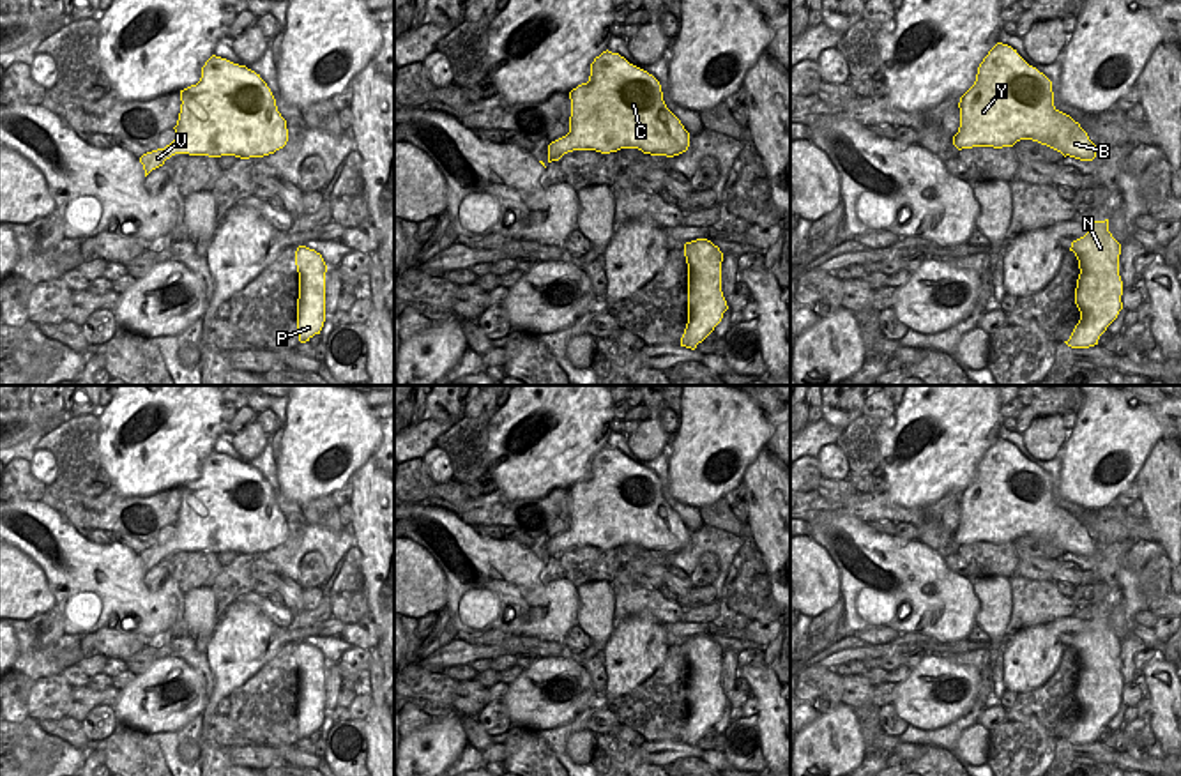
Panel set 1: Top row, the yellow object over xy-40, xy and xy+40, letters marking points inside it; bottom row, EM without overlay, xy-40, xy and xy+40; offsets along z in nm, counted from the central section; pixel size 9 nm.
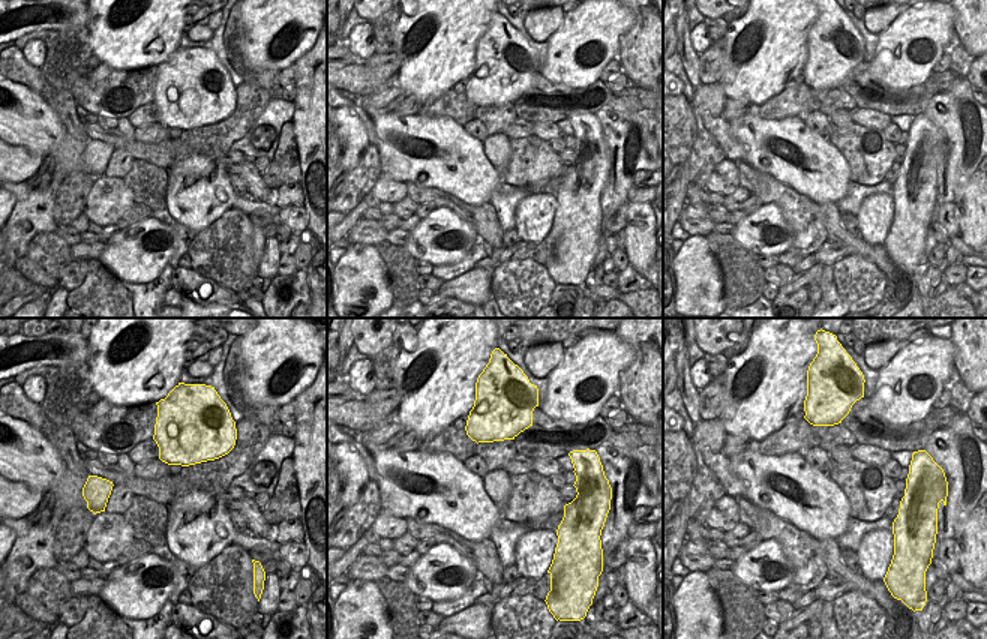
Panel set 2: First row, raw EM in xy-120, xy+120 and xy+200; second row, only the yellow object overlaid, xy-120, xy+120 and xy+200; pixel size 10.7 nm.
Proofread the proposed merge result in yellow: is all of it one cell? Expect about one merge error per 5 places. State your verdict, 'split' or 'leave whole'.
leave whole

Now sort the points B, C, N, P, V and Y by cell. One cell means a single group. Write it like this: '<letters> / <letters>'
B C N P V Y

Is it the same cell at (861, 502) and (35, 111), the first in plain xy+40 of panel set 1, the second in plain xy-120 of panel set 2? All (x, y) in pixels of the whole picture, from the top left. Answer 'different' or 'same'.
different

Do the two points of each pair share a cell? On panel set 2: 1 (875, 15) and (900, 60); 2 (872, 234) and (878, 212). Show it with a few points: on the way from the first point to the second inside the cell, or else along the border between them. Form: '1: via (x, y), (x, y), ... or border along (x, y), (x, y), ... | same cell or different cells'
1: border along (899, 15), (878, 35) | different cells
2: via (873, 228), (875, 218) | same cell

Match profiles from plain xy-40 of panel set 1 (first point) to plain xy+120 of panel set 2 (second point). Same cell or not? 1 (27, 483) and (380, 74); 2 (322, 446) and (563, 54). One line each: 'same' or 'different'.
1: same
2: same

